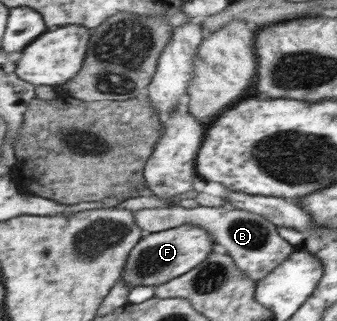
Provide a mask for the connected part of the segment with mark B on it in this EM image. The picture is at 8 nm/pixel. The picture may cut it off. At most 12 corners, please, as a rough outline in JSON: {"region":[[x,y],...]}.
{"region":[[227,206],[142,208],[144,235],[194,224],[262,280],[295,250],[272,224]]}

